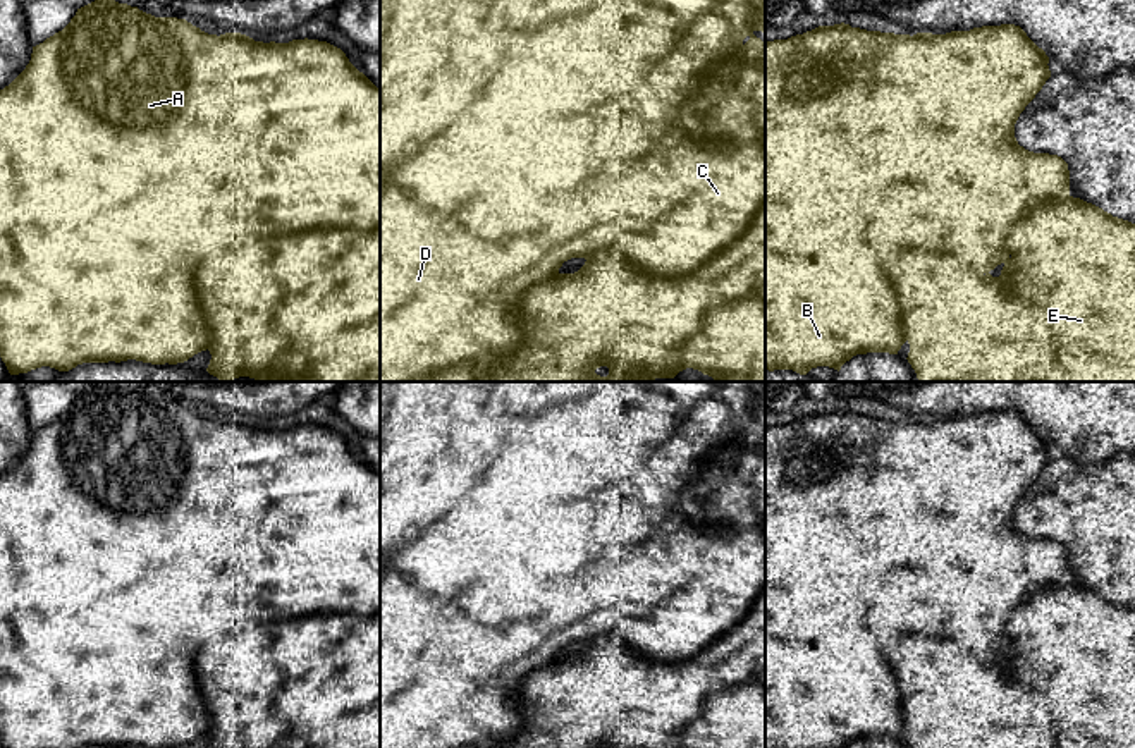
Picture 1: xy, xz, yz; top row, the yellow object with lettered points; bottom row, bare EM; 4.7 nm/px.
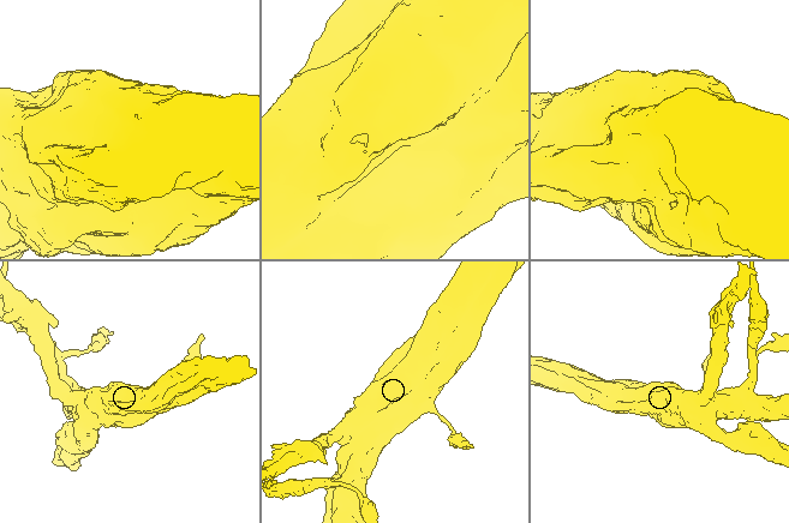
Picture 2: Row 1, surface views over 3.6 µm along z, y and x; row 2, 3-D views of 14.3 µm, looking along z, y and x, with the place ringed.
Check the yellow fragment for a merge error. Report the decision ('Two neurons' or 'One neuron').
Two neurons

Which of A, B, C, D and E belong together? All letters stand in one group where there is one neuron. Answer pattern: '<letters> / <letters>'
A B C D / E

